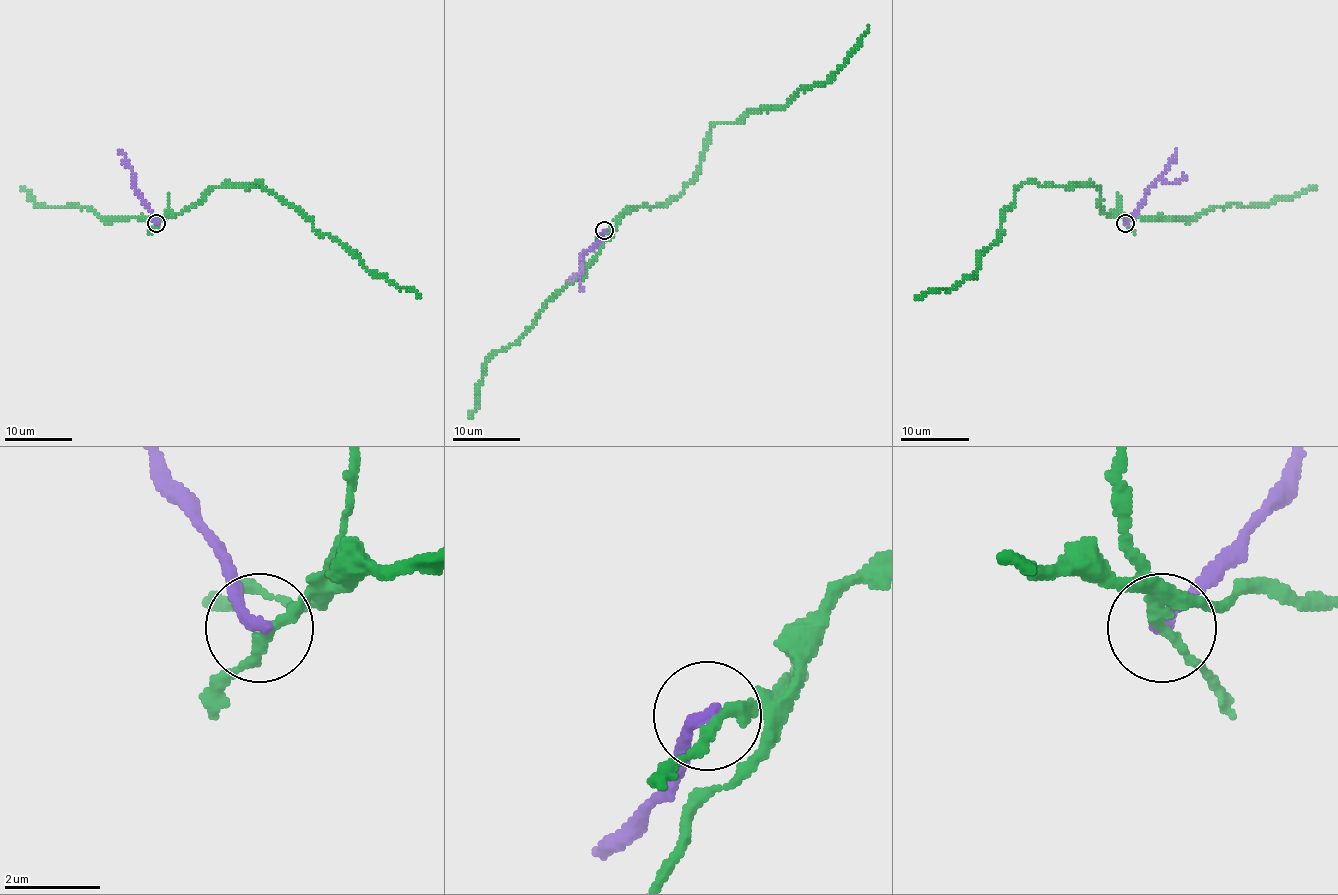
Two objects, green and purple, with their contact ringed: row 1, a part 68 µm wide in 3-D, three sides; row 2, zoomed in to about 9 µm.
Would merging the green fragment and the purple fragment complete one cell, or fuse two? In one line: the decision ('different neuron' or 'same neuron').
different neuron

